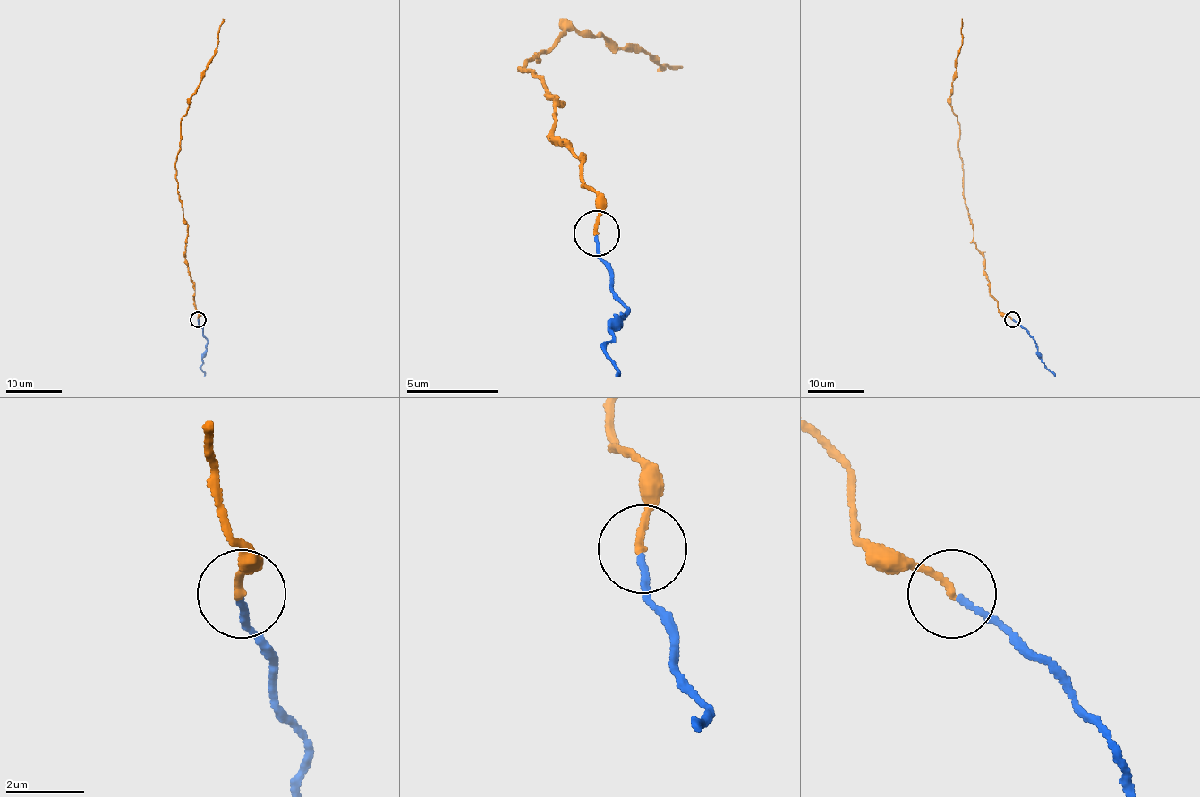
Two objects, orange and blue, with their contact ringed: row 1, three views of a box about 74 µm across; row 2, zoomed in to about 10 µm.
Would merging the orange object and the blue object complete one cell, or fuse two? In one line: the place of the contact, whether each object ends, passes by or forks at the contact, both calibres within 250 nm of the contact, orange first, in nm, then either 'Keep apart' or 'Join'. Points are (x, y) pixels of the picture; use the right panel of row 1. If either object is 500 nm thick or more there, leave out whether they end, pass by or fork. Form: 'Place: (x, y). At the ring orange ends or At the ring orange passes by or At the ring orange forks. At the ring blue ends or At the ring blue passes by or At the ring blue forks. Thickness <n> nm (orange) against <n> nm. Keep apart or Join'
Place: (1012, 319). At the ring orange ends. At the ring blue ends. Thickness 180 nm (orange) against 160 nm. Join

